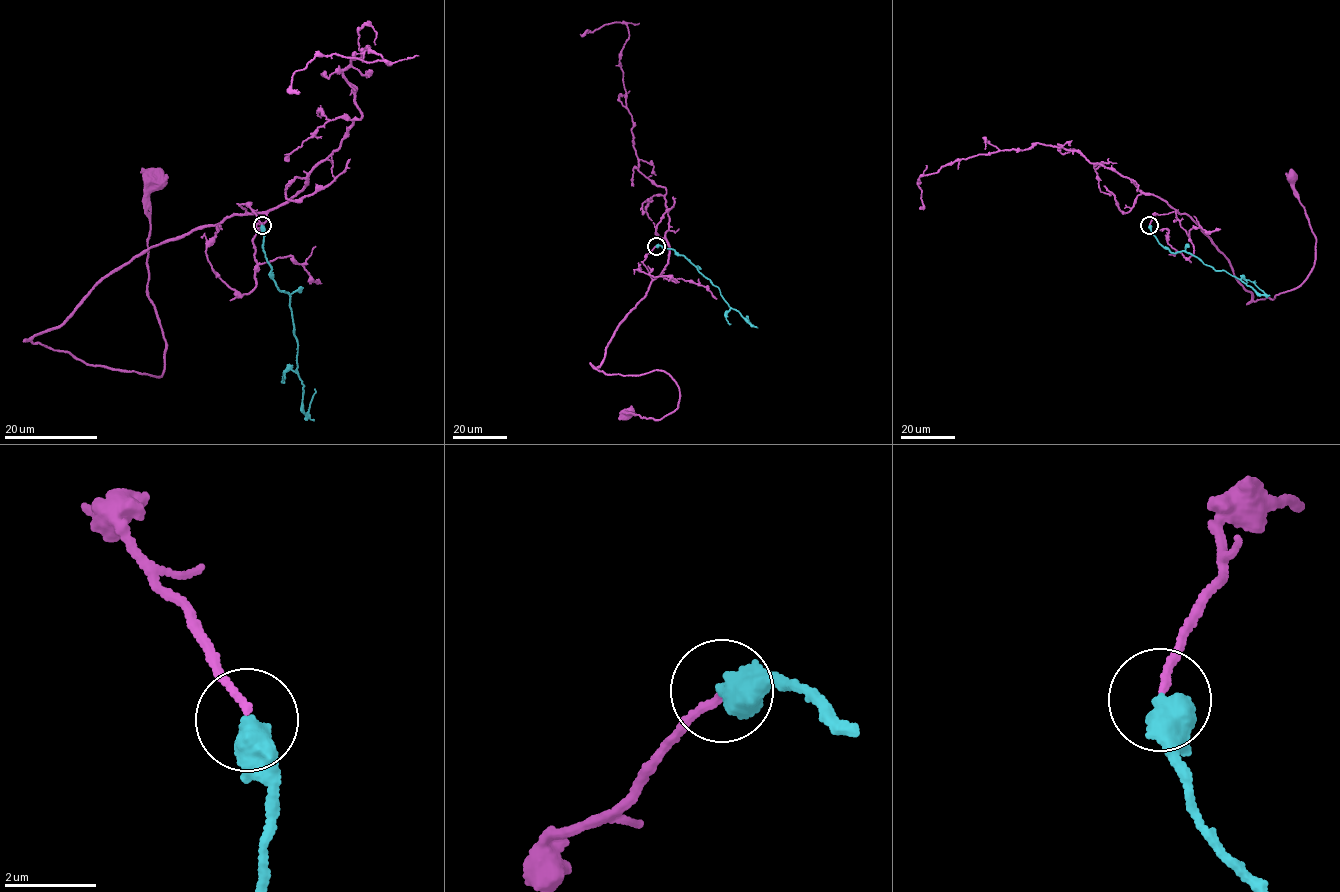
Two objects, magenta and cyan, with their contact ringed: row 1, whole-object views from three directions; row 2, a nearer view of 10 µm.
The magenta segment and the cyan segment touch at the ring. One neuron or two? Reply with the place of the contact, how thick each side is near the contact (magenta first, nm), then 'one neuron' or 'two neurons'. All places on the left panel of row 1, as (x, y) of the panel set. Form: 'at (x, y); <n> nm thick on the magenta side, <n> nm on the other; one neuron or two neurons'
at (262, 225); 140 nm thick on the magenta side, 600 nm on the other; one neuron

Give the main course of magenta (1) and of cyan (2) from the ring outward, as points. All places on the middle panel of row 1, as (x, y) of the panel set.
1: (656, 245), (643, 261), (649, 290), (595, 368), (665, 371), (680, 394), (663, 418), (628, 414)
2: (656, 245), (684, 256), (719, 288), (728, 305), (751, 324), (746, 317)

